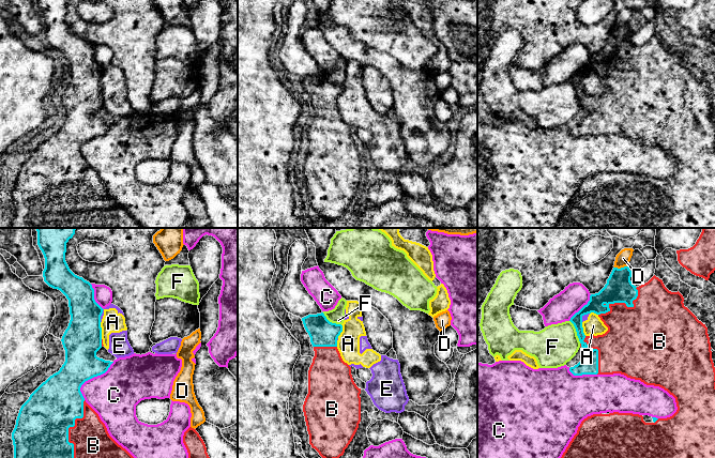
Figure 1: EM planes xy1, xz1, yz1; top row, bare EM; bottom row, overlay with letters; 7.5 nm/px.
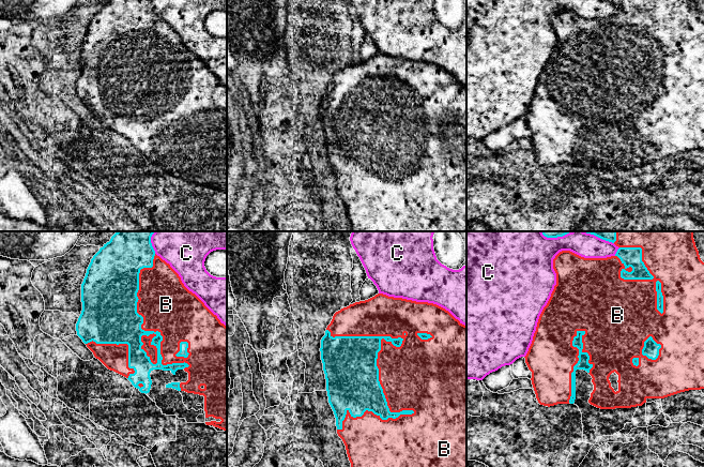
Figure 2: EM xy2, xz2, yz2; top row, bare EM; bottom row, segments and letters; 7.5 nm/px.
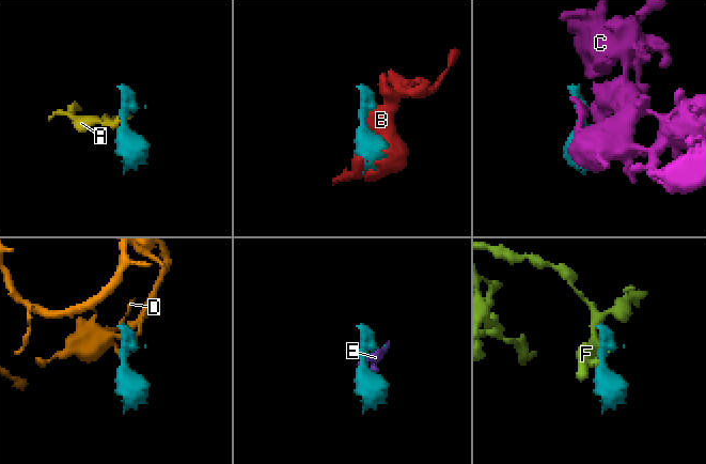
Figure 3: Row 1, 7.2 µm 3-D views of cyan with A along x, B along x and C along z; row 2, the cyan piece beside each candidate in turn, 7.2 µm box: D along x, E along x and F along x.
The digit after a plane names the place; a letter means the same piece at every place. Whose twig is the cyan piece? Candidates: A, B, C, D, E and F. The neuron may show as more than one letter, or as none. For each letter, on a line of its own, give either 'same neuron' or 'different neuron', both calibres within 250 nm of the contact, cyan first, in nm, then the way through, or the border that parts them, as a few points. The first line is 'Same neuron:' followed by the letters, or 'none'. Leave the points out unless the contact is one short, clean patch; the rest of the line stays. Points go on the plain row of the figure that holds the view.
Same neuron: B
A: different neuron; 280 nm thick on the cyan side, 160 nm on the other; border along xy1 (100, 82), (102, 98)
B: same neuron; 400 nm thick on the cyan side, 420 nm on the other
C: different neuron; 280 nm thick on the cyan side, 360 nm on the other
D: different neuron; 200 nm thick on the cyan side, 110 nm on the other
E: different neuron; 140 nm thick on the cyan side, 40 nm on the other
F: different neuron; 120 nm thick on the cyan side, 300 nm on the other; border along yz1 (569, 80), (580, 103)

